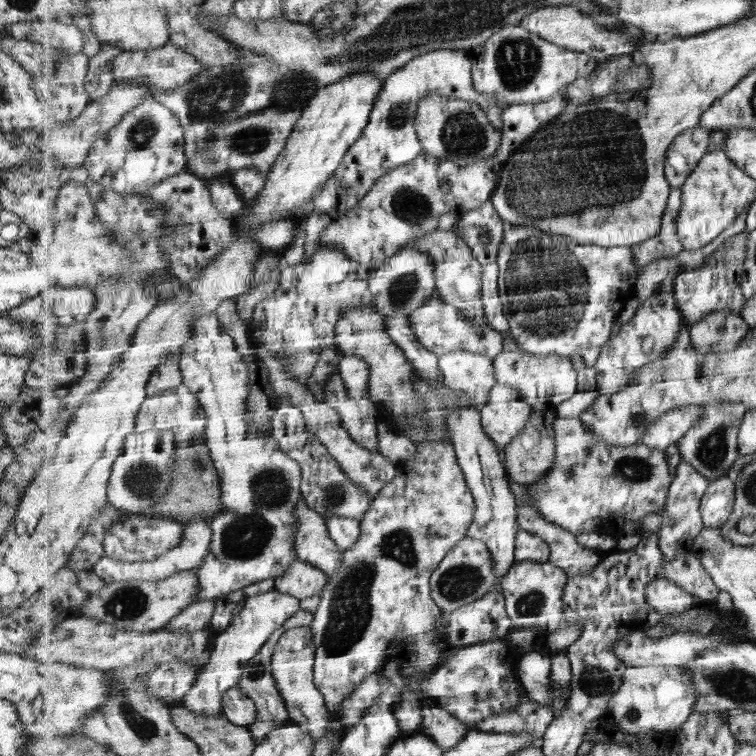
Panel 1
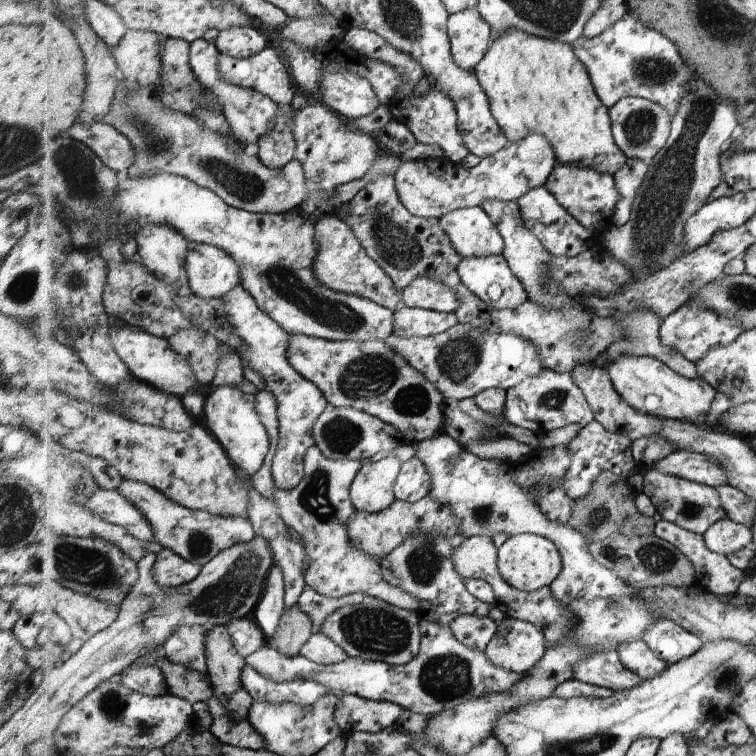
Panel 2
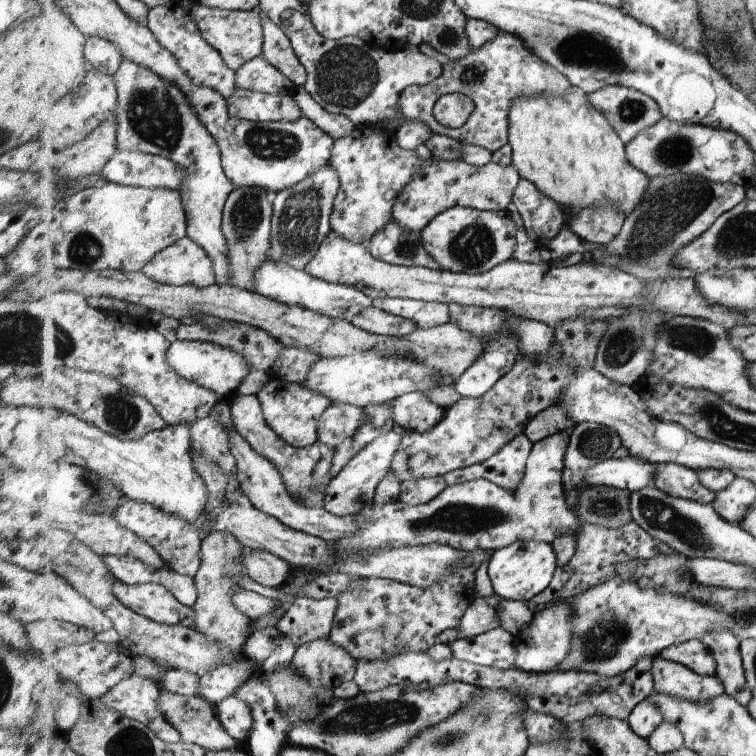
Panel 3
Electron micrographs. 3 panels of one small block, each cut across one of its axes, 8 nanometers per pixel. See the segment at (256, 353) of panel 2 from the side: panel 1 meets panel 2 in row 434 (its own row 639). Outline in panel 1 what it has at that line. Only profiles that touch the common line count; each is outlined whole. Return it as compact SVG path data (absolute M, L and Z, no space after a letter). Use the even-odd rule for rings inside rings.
M303 626L286 630L279 638L274 652L272 671L276 685L285 699L290 720L310 730L315 736L315 744L325 739L330 732L330 710L324 694L314 683L316 646L312 627Z

